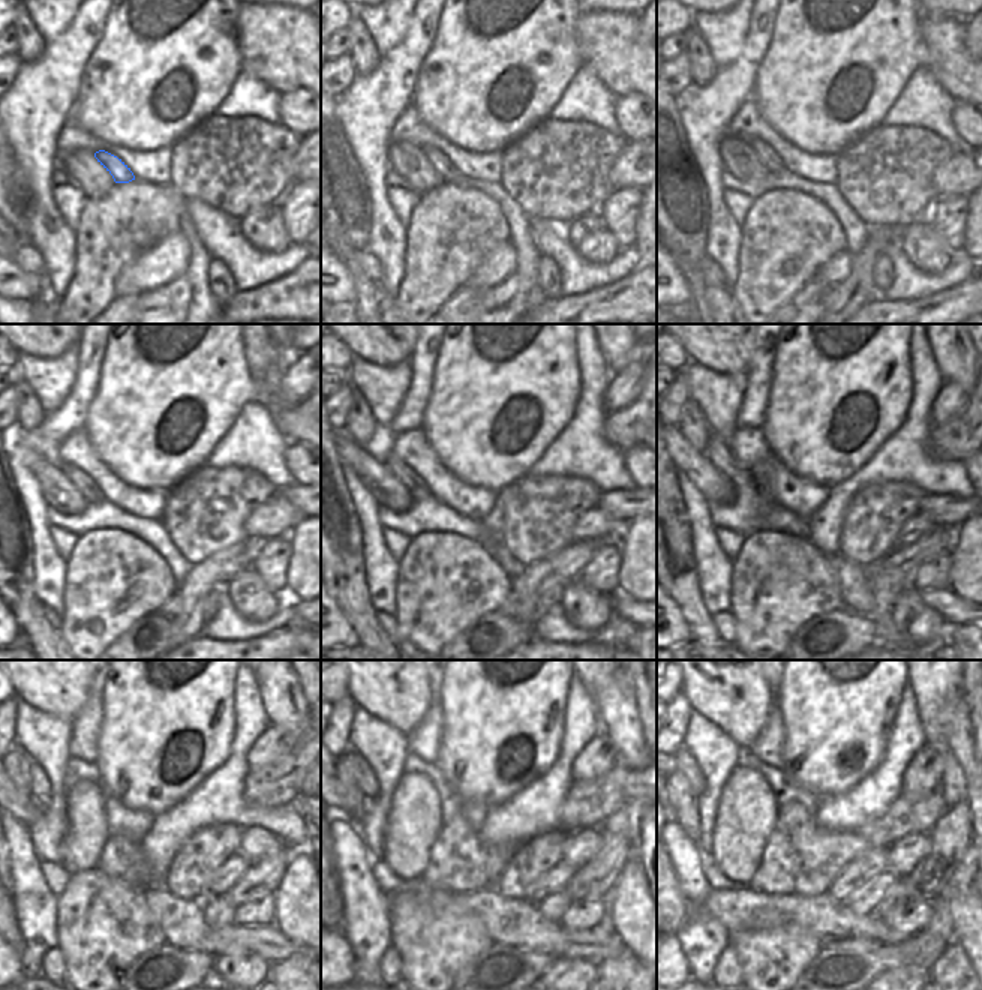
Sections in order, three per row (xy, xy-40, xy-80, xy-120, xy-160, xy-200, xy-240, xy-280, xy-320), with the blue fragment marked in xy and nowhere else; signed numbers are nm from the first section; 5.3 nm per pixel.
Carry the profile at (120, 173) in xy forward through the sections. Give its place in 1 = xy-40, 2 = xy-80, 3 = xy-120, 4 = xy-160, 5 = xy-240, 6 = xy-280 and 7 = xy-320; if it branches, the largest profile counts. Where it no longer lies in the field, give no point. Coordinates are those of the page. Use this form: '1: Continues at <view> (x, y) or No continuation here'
1: Continues at xy-40 (437, 158)
2: Continues at xy-80 (765, 153)
3: Continues at xy-120 (89, 489)
4: Continues at xy-160 (378, 447)
5: Continues at xy-240 (39, 791)
6: Continues at xy-280 (365, 777)
7: Continues at xy-320 (687, 767)

